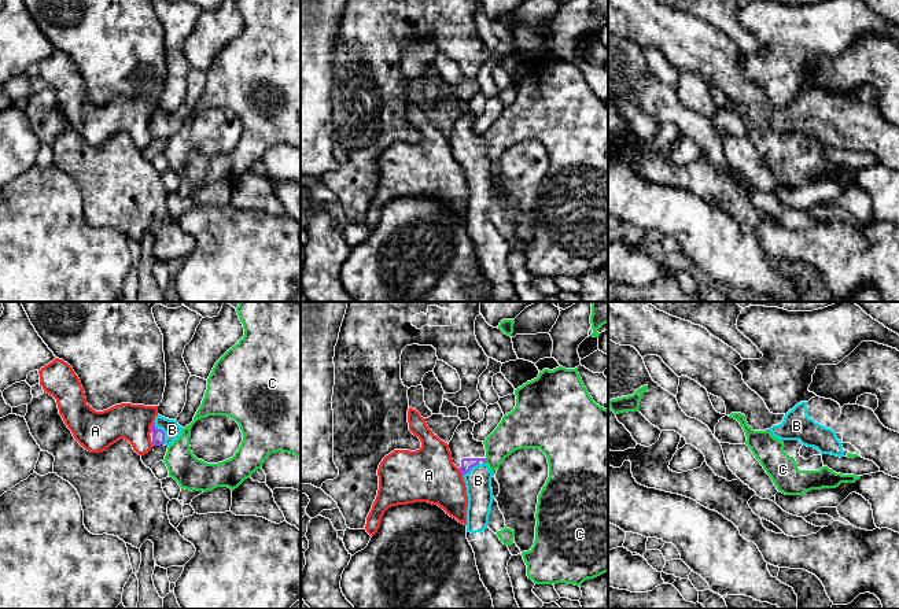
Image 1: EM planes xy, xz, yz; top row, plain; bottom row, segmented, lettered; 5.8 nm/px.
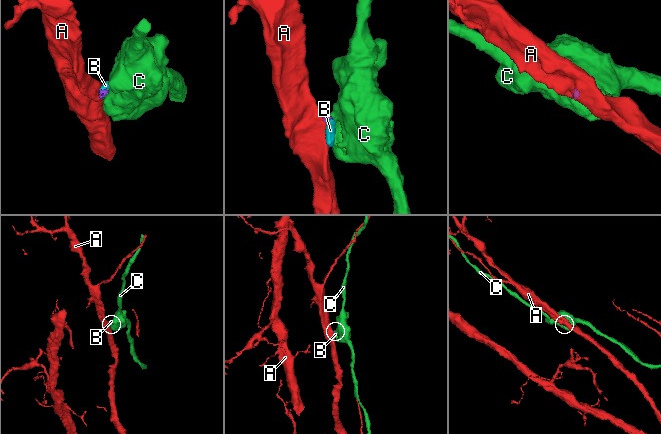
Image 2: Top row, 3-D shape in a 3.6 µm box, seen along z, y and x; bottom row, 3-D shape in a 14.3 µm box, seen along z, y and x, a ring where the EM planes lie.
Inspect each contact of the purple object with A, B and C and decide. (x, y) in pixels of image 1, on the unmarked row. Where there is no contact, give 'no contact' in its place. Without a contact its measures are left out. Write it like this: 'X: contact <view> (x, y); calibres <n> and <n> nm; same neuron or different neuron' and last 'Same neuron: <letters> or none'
A: contact xy (151, 120); calibres 80 and 220 nm; different neuron
B: contact xy (164, 125); calibres 80 and 100 nm; same neuron
C: contact xz (485, 154); calibres 70 and 200 nm; different neuron
Same neuron: B

